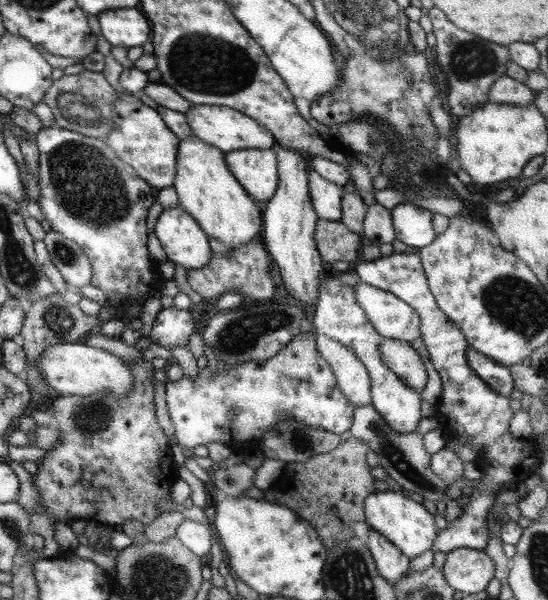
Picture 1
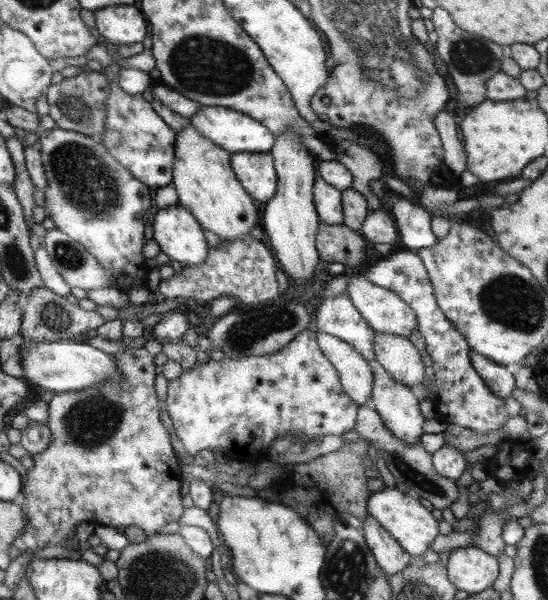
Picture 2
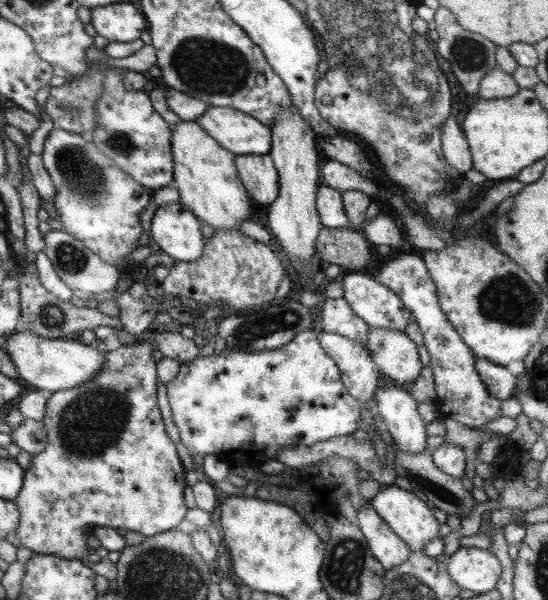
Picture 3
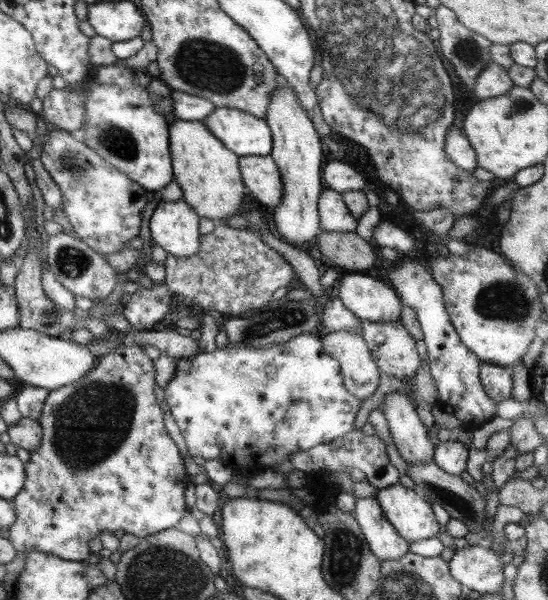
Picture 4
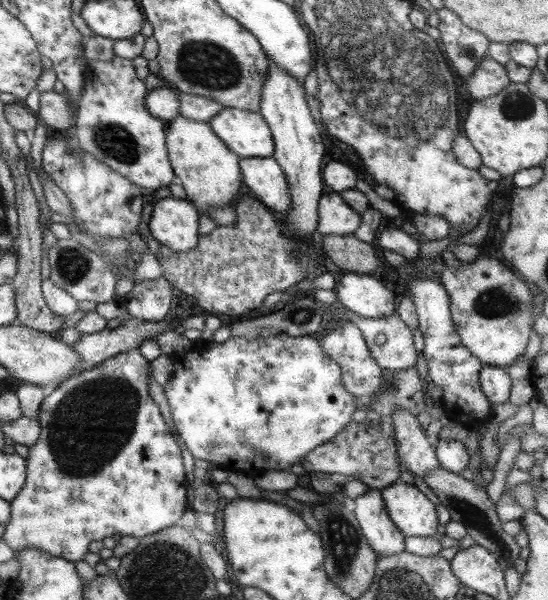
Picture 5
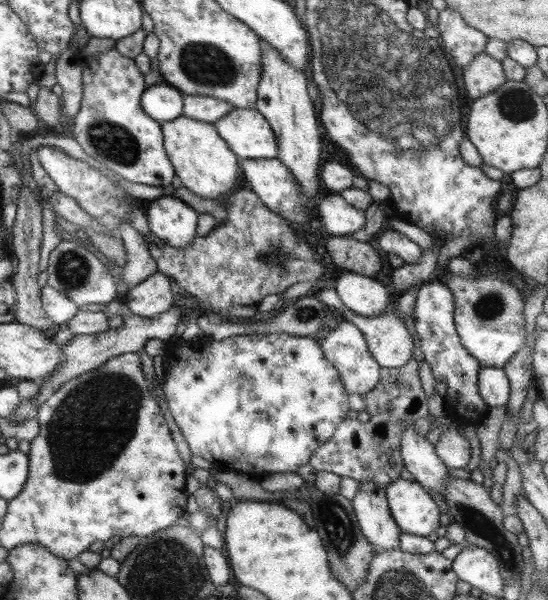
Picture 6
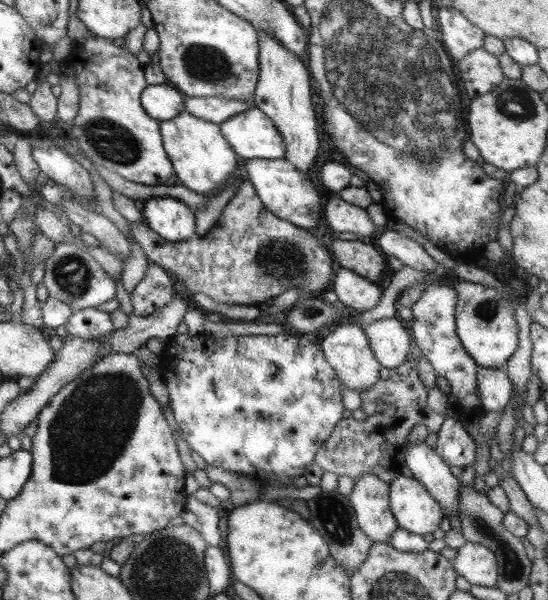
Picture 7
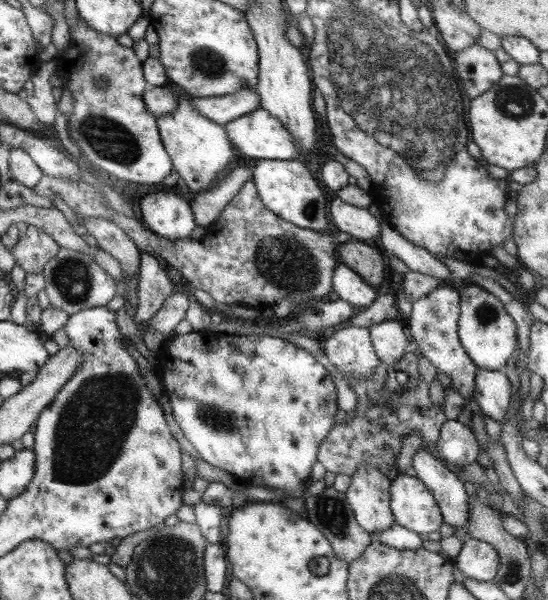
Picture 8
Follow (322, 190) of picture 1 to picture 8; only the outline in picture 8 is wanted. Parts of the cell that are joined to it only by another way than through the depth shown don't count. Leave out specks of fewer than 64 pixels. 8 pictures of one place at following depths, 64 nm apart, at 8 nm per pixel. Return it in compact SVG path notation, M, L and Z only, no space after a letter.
M337 197L327 202L331 224L340 231L341 237L355 237L359 241L375 238L379 223L365 208L357 208L341 202Z

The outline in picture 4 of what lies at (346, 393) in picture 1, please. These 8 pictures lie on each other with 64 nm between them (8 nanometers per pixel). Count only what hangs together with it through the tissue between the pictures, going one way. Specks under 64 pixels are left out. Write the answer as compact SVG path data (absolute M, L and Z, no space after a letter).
M350 329L337 330L321 338L320 344L339 364L343 387L355 399L362 402L375 392L379 370L361 335Z

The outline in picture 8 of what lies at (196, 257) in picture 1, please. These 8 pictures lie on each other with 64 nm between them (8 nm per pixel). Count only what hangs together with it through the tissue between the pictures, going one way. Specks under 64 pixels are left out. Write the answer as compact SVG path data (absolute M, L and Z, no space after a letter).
M150 191L135 198L135 209L145 226L167 240L187 239L195 228L190 203L175 192Z

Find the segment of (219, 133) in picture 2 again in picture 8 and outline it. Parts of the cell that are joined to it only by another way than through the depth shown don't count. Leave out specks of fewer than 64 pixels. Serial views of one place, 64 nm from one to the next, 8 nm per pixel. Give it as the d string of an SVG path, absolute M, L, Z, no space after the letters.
M261 107L239 116L239 118L234 118L222 127L238 156L253 158L253 160L298 160L298 146L294 144L295 141L291 139L287 129L283 128L274 116L269 116L267 111Z

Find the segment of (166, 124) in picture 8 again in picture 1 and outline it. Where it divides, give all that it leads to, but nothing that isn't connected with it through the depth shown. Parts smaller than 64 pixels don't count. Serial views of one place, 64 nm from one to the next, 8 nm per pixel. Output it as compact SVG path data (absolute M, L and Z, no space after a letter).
M189 135L187 139L178 141L176 154L176 173L172 187L178 196L178 205L200 226L208 236L225 244L227 248L239 248L250 241L260 239L262 232L261 212L255 206L255 201L244 191L244 188L229 172L225 161L224 152L218 148L205 144L199 138Z

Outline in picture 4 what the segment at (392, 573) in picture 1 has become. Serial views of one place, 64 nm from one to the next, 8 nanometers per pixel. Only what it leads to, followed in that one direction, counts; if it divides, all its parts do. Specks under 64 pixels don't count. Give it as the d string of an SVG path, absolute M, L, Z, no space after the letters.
M373 497L355 498L354 507L352 517L359 525L369 550L377 560L399 560L407 554L408 542L385 520Z

